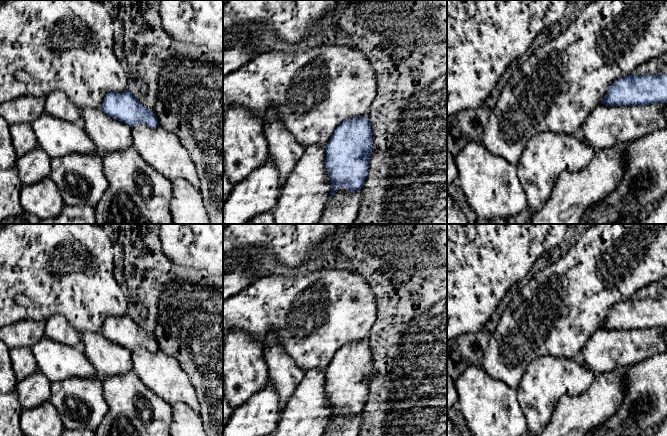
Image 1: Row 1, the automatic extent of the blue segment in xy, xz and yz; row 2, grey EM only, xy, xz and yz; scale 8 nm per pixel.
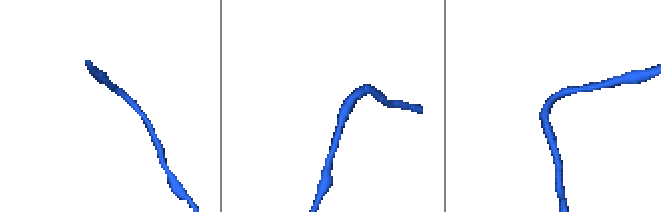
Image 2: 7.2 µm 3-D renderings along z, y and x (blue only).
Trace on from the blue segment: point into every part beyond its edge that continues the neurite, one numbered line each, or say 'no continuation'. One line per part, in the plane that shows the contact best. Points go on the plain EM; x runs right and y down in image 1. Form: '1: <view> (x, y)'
no continuation

